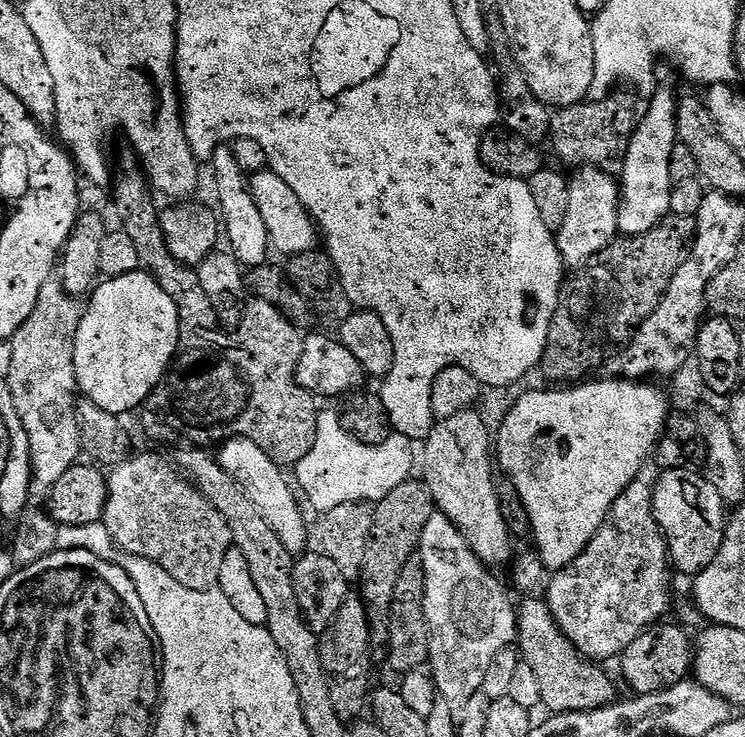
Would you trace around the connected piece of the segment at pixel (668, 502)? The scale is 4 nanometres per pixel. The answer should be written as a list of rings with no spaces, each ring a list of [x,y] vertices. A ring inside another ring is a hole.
[[[669,468],[659,473],[660,481],[652,488],[652,512],[656,515],[656,527],[660,529],[663,539],[668,541],[668,554],[675,571],[695,574],[700,572],[718,554],[724,541],[726,527],[726,505],[718,486],[703,471],[691,468]]]

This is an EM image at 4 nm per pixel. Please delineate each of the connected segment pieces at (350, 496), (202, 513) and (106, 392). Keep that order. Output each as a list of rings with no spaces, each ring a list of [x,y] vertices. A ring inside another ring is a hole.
[[[324,410],[318,418],[314,450],[310,450],[310,454],[306,454],[306,458],[295,465],[295,483],[298,488],[300,483],[299,491],[308,495],[308,500],[316,507],[317,513],[334,510],[346,503],[379,502],[386,498],[386,494],[390,494],[390,490],[402,486],[413,475],[412,448],[413,441],[395,434],[389,436],[385,444],[358,442],[344,429],[339,411]]]
[[[135,456],[113,467],[106,478],[108,498],[102,522],[110,530],[112,540],[133,556],[153,560],[170,578],[190,590],[217,587],[222,558],[234,547],[228,520],[191,480],[182,478],[171,459]]]
[[[143,270],[113,280],[105,279],[103,283],[91,293],[88,308],[86,304],[80,317],[74,346],[76,387],[83,399],[120,418],[123,412],[135,413],[141,407],[176,359],[180,347],[180,315],[174,298]]]

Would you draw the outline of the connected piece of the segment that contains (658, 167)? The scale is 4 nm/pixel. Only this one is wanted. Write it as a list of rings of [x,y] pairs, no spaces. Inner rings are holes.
[[[660,88],[648,104],[648,113],[636,125],[636,132],[626,154],[624,171],[618,177],[620,209],[618,232],[620,236],[641,236],[646,230],[654,230],[672,211],[672,179],[670,178],[670,154],[678,142],[676,135],[676,106],[678,96],[668,88]]]

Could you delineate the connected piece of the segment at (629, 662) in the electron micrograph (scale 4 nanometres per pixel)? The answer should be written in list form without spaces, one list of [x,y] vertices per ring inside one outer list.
[[[668,623],[653,624],[645,632],[638,634],[638,638],[634,638],[634,642],[630,642],[630,646],[626,646],[626,650],[618,657],[620,672],[624,675],[625,682],[633,688],[631,691],[635,695],[645,696],[670,690],[670,686],[678,686],[678,682],[689,679],[693,671],[693,637],[688,637],[679,623]]]

